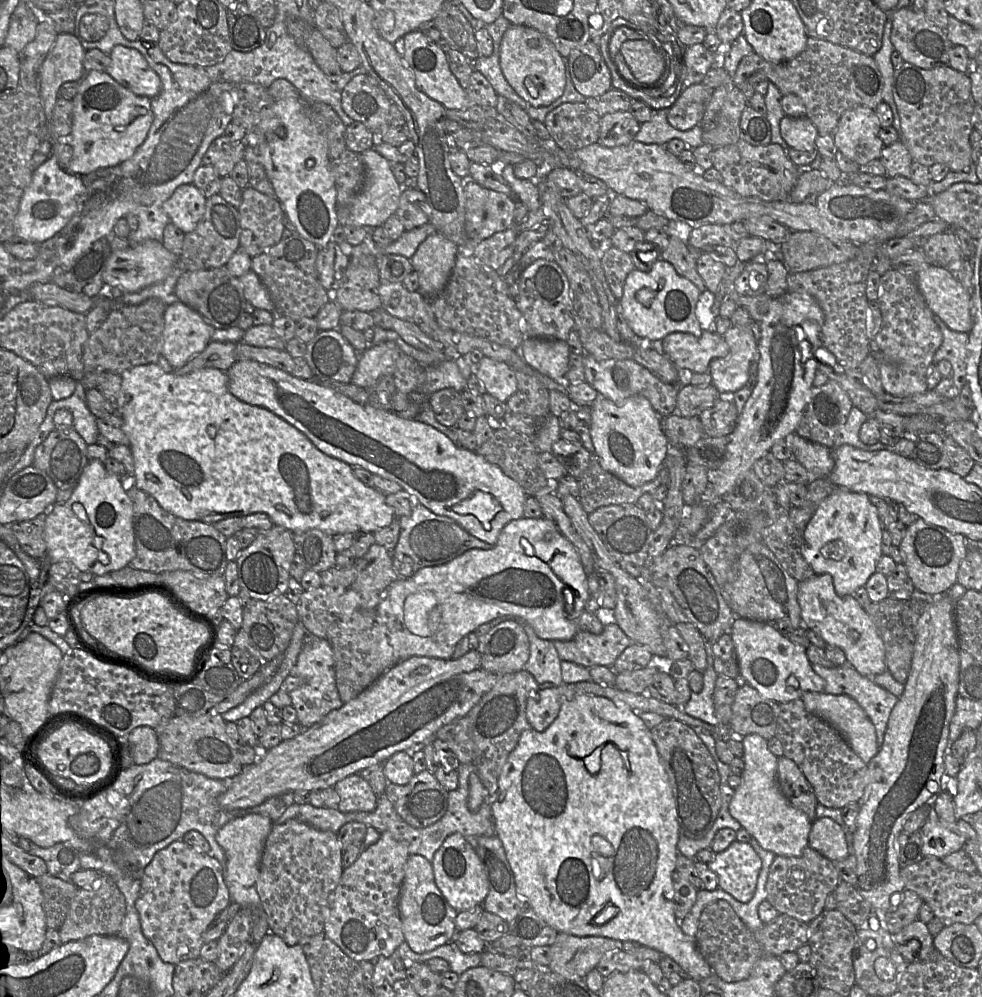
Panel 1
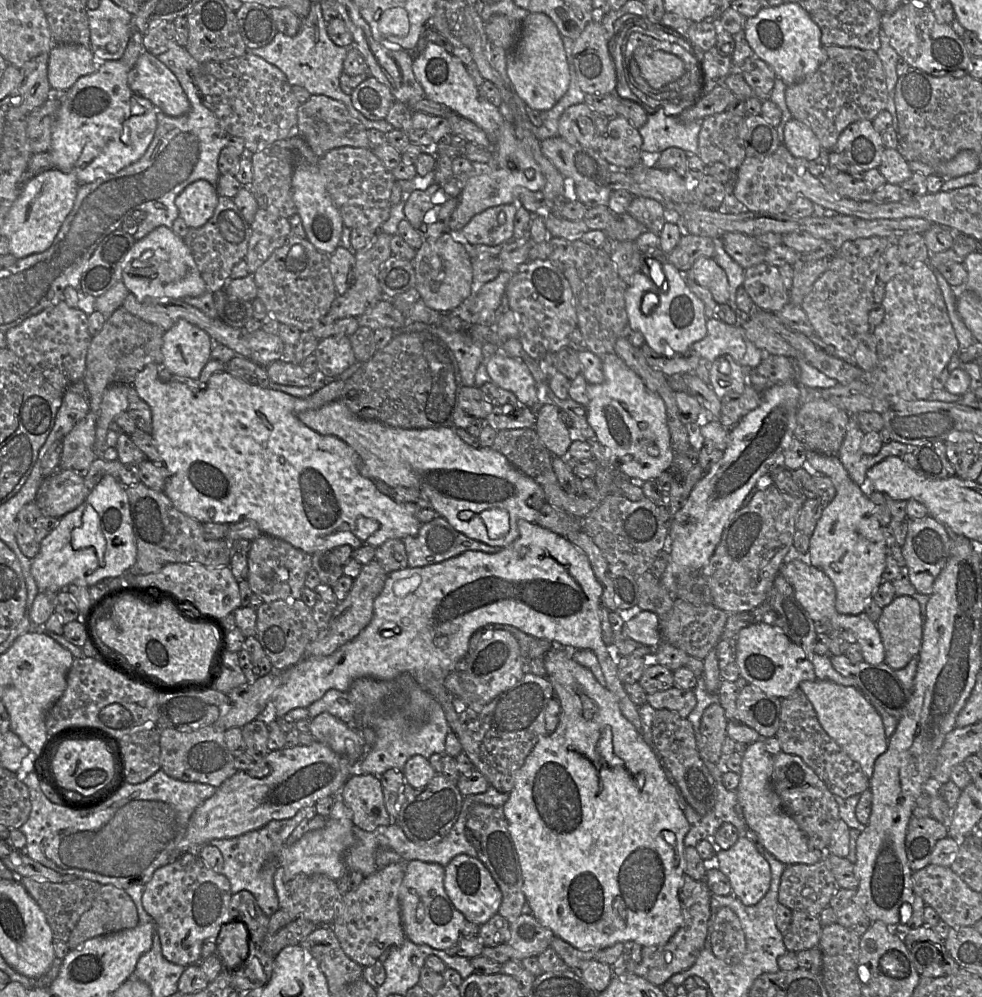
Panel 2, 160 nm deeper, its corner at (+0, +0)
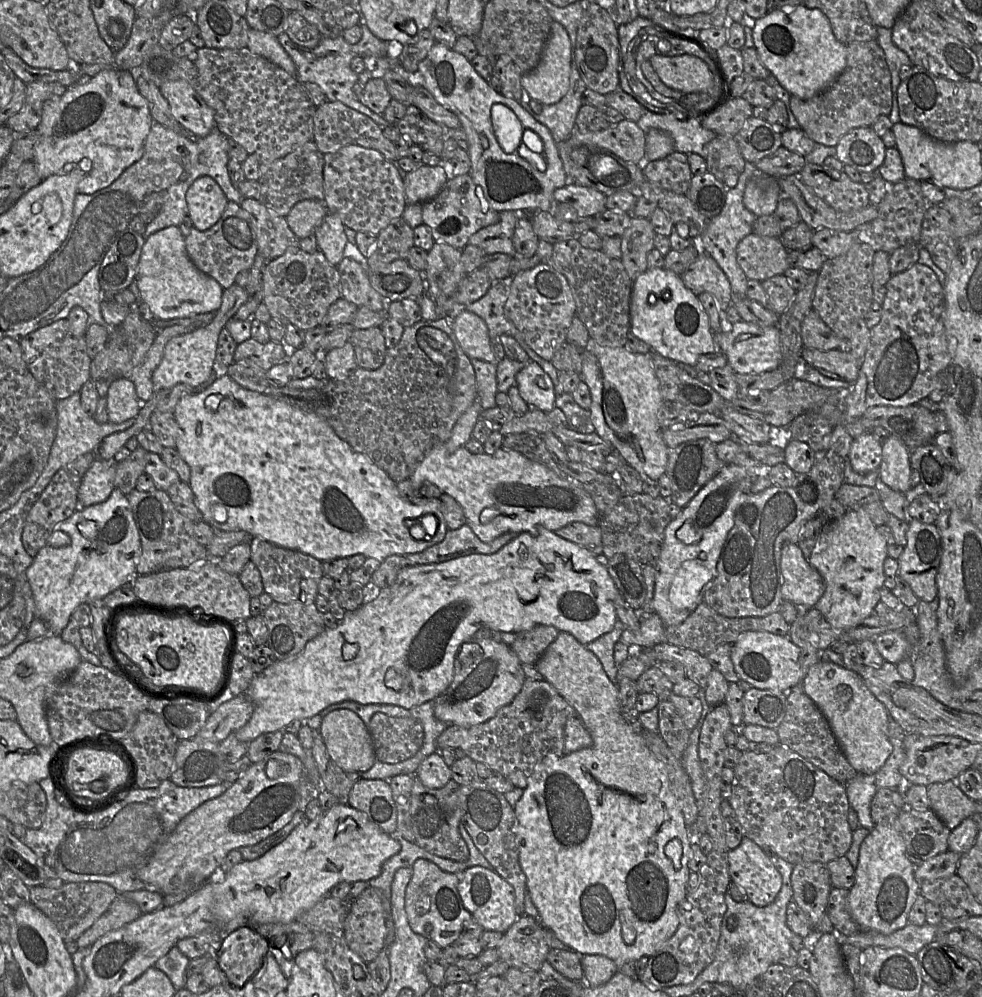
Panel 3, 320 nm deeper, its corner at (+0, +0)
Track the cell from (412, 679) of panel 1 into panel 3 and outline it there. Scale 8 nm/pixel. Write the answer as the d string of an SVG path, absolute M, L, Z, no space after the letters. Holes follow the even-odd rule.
M280 750L273 752L262 761L252 763L222 795L204 802L185 816L154 856L143 863L144 866L137 871L137 877L145 883L146 889L162 895L194 893L209 880L231 850L257 844L278 832L292 820L297 811L304 812L307 804L316 799L318 794L297 757Z

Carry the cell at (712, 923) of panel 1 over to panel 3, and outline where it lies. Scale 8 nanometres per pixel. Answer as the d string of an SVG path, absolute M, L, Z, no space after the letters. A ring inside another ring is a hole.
M806 862L796 864L791 874L793 901L807 914L816 930L816 925L826 913L828 897L833 888L827 866L821 862Z

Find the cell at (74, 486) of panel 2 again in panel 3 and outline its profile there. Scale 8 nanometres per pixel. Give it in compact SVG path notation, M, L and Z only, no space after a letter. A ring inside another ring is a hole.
M97 459L82 478L78 490L78 506L84 508L106 501L115 487L117 462L114 459Z

